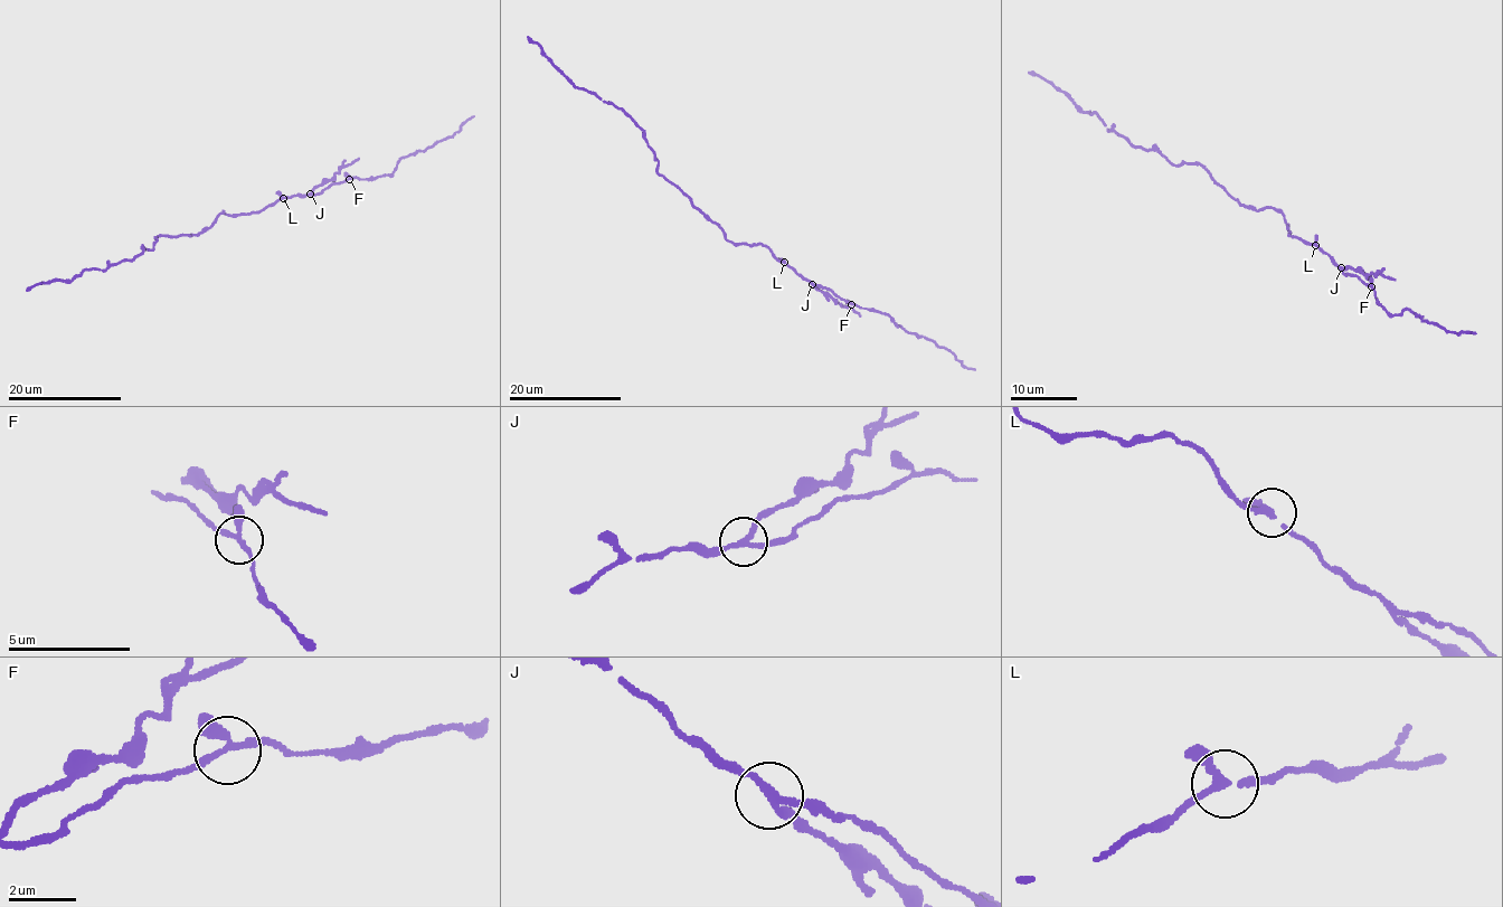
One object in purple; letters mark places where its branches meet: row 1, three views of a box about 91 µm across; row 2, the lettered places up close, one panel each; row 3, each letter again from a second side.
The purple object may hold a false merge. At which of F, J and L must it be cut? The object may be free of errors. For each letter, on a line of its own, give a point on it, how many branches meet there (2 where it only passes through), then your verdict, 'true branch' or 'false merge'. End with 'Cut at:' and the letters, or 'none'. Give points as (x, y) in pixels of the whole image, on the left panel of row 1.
F: place (349, 179); branches 3; true branch
J: place (310, 194); branches 3; false merge
L: place (283, 198); branches 3; true branch
Cut at: J

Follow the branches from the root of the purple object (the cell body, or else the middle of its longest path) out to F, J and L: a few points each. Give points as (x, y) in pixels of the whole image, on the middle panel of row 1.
F: (727, 239), (763, 244), (799, 274), (851, 304)
J: (727, 239), (763, 244), (811, 283)
L: (727, 239), (763, 244), (784, 262)

